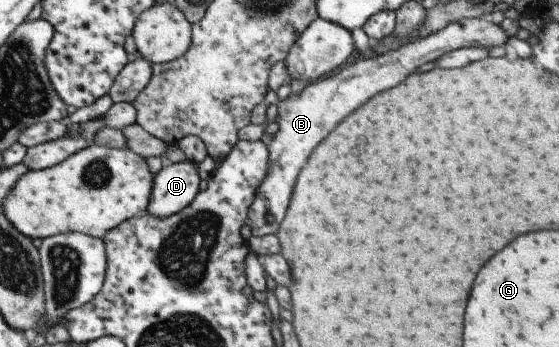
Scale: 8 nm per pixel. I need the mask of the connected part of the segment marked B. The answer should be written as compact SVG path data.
M482 18L460 19L446 25L426 38L409 42L392 52L385 52L375 59L353 60L338 74L316 83L310 83L299 93L290 94L279 103L278 130L268 144L270 168L268 176L261 184L255 201L251 205L248 226L252 236L277 234L282 226L297 177L303 171L303 165L309 161L315 147L329 137L329 133L353 111L365 105L375 93L385 91L403 81L409 74L415 73L419 65L435 61L444 53L459 49L479 46L480 48L501 47L509 37L499 24Z

